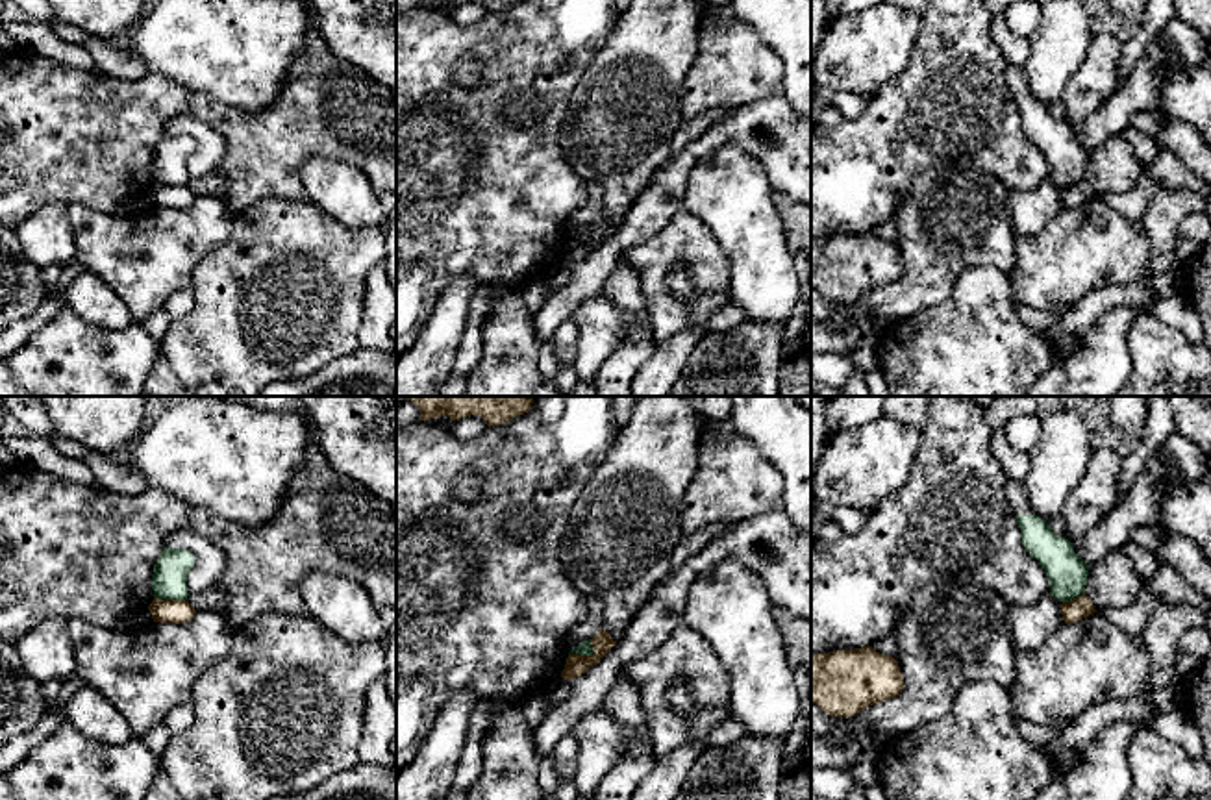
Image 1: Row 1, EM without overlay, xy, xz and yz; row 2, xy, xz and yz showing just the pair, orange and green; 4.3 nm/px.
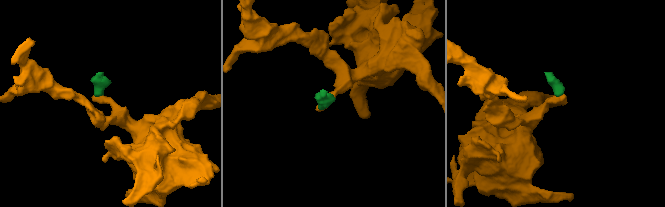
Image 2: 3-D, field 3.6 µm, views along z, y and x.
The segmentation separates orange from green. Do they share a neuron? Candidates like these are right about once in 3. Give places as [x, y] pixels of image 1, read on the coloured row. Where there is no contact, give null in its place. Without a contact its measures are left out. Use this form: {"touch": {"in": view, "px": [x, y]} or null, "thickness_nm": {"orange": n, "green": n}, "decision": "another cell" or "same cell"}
{"touch": {"in": "xz", "px": [586, 656]}, "thickness_nm": {"orange": 90, "green": 60}, "decision": "another cell"}

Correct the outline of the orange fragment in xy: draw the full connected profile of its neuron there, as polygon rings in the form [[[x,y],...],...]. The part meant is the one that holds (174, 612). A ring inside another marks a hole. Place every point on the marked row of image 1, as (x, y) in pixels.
[[[154,598],[148,609],[154,622],[169,624],[185,624],[196,615],[196,609],[187,600]]]

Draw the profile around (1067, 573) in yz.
[[[1005,478],[1005,496],[1017,517],[1026,552],[1039,561],[1050,581],[1050,594],[1070,602],[1085,593],[1089,565],[1068,539],[1052,531],[1030,506],[1022,481]]]

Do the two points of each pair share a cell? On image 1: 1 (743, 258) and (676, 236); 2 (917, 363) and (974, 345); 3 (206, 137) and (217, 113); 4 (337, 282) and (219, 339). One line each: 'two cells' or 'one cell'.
1: two cells
2: one cell
3: two cells
4: one cell

